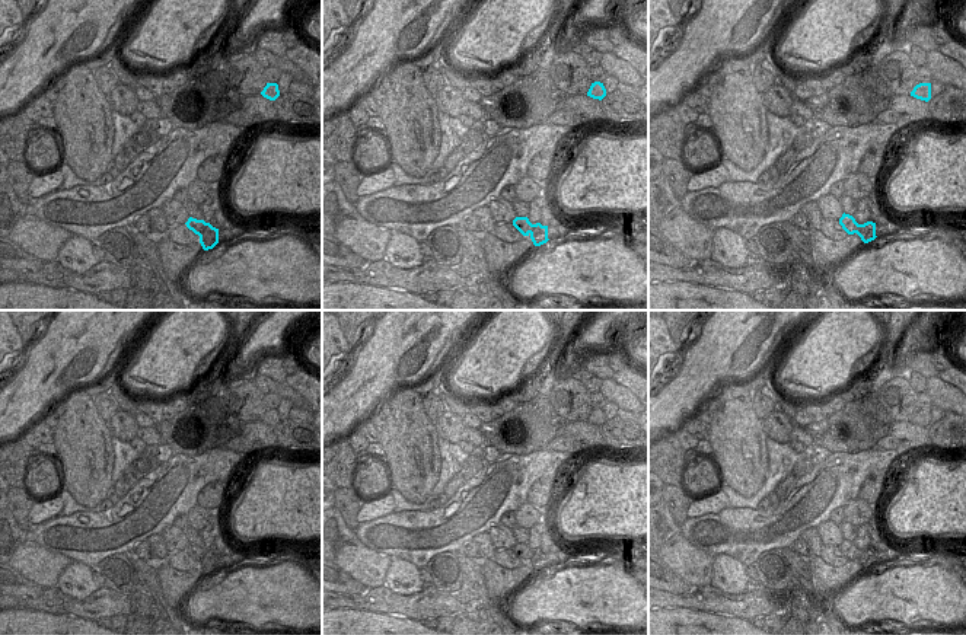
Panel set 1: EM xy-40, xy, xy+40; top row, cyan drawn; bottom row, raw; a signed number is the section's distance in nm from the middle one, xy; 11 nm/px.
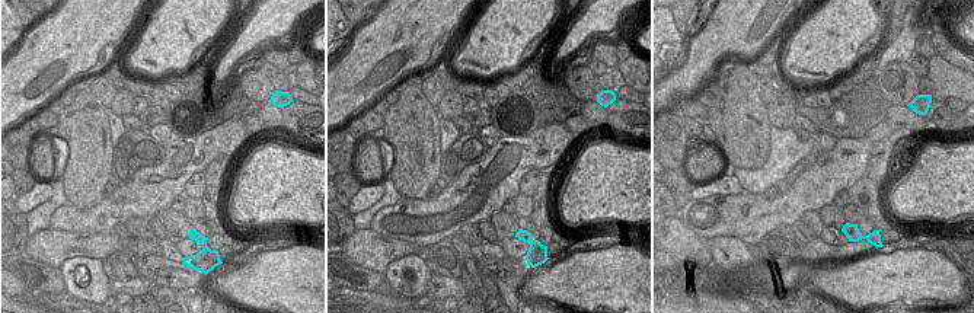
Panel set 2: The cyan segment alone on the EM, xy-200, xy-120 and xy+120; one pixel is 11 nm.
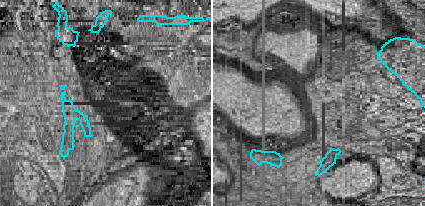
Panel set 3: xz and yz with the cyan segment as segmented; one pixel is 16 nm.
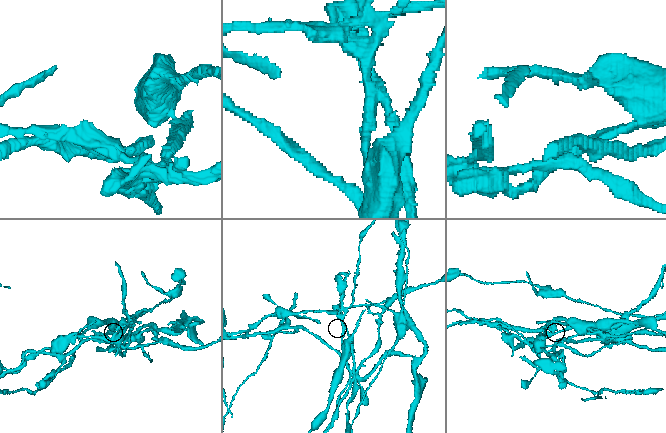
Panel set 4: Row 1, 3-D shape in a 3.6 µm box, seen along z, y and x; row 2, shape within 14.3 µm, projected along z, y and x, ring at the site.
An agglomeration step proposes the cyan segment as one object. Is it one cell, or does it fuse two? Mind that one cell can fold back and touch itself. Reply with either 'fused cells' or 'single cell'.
fused cells

